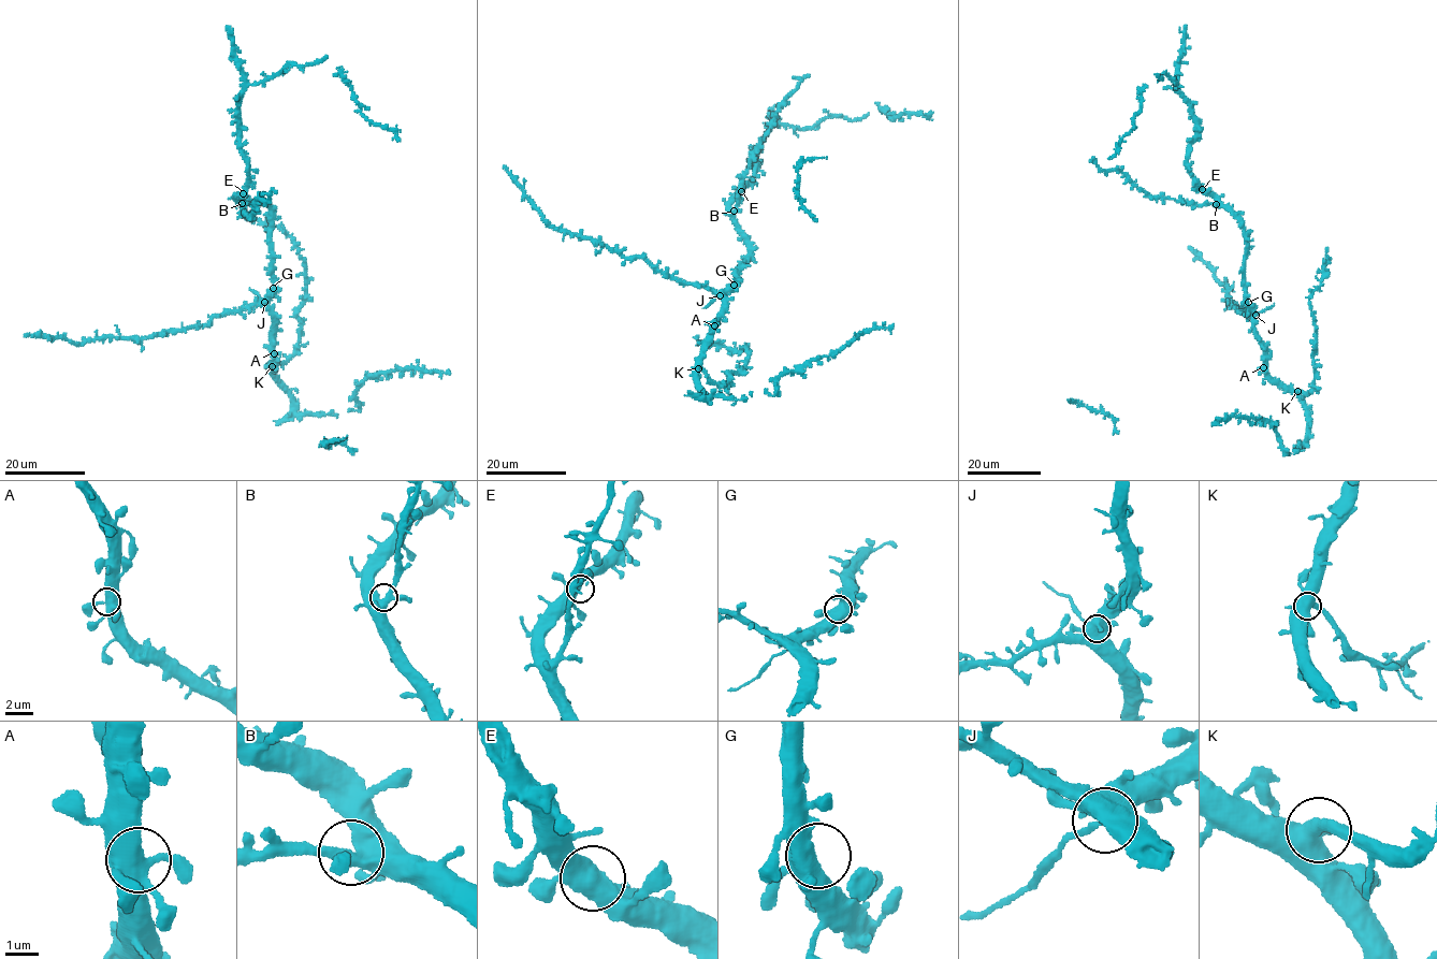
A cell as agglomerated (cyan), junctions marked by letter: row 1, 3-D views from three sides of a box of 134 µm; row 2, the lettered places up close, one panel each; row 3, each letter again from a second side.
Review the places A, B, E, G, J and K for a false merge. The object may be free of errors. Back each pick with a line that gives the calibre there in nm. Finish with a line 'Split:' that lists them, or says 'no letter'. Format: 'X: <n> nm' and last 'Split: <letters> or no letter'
J: 400 nm
Split: J

